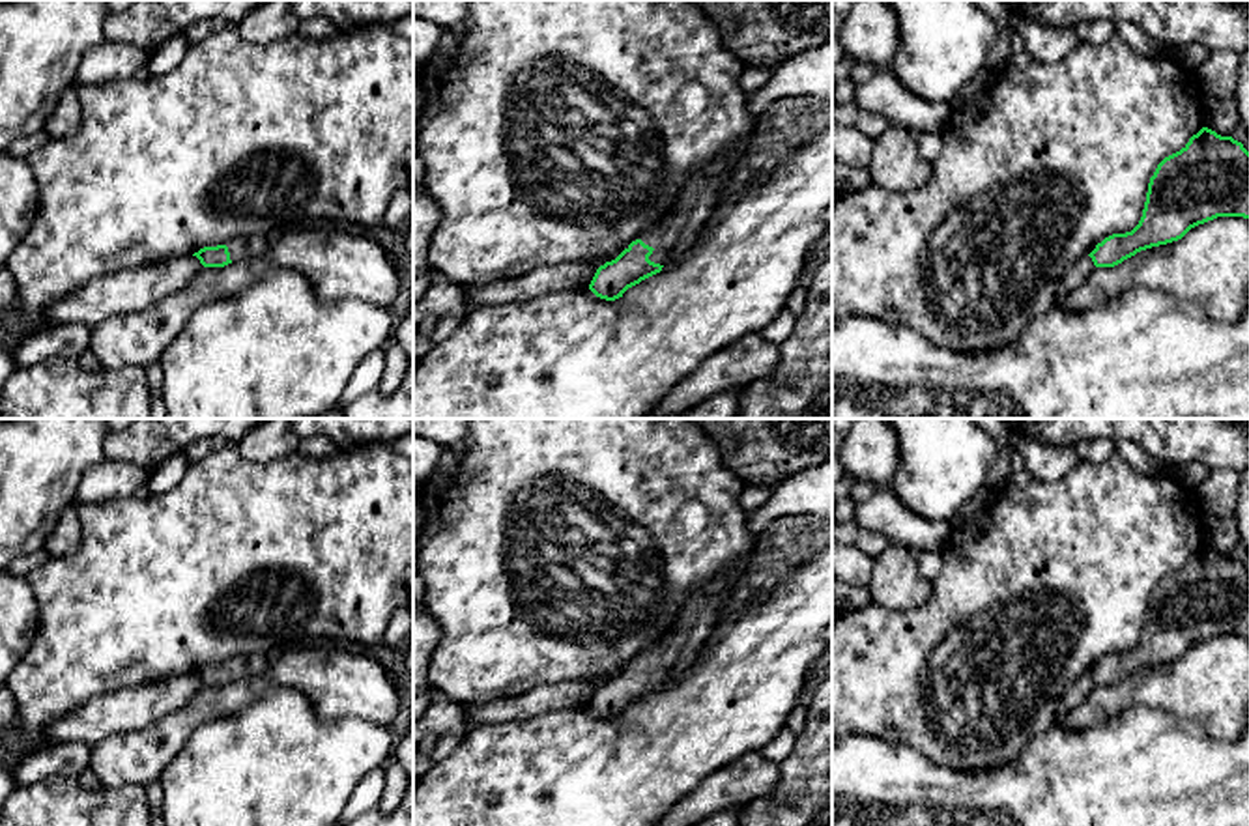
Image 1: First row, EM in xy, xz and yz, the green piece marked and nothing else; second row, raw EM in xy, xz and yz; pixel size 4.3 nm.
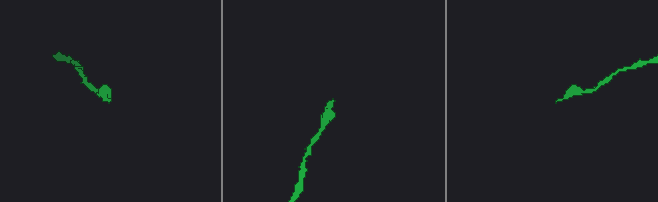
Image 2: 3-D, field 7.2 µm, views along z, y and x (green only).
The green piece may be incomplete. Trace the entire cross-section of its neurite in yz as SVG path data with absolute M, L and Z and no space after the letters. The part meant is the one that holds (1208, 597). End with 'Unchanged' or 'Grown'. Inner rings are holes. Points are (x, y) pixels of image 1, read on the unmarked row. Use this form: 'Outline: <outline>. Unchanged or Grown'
Outline: M1202 546L1180 570L1157 583L1139 643L1131 650L1105 656L1088 675L1096 686L1114 686L1141 669L1178 660L1217 635L1249 637L1249 570L1232 555Z. Unchanged

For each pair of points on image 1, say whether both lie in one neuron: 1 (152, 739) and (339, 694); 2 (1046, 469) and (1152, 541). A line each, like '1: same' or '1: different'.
1: same
2: different

